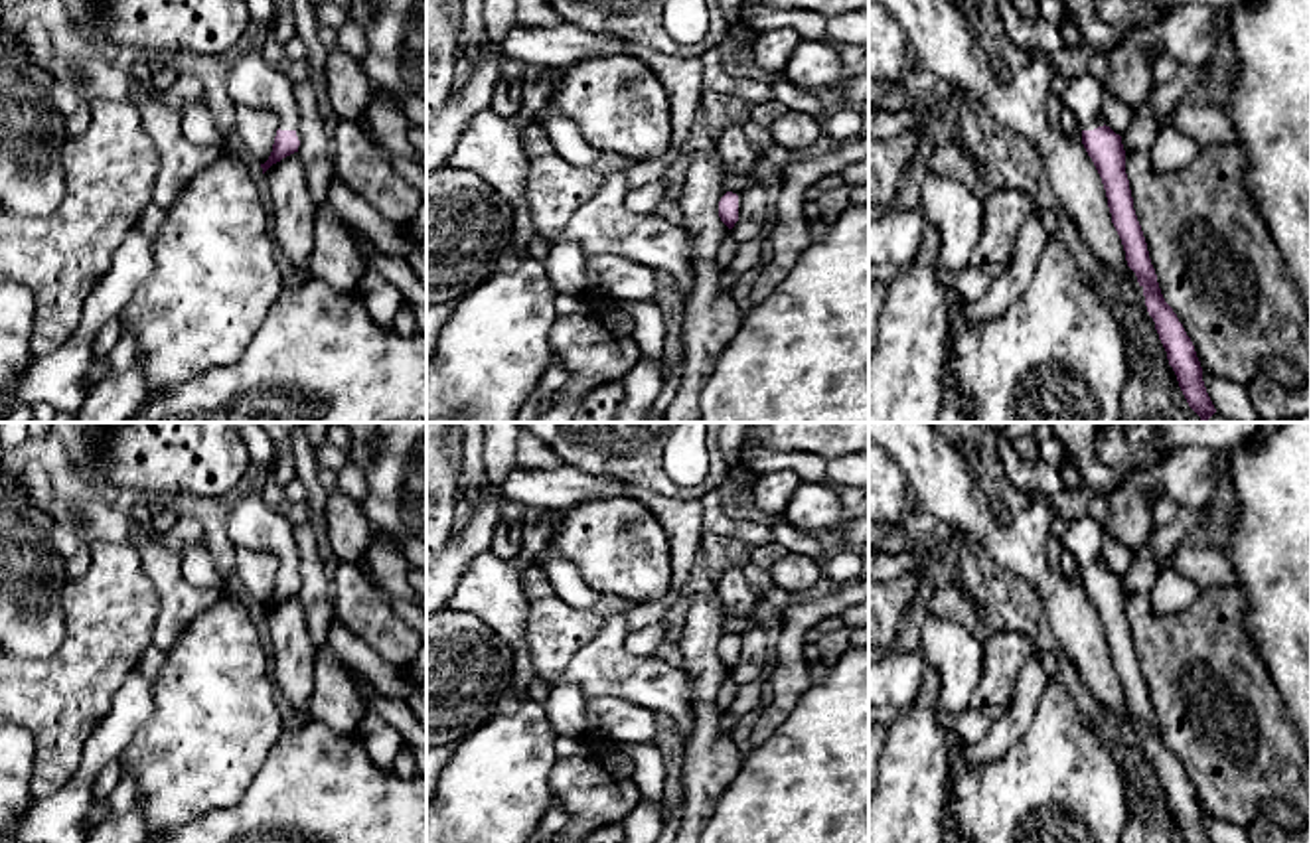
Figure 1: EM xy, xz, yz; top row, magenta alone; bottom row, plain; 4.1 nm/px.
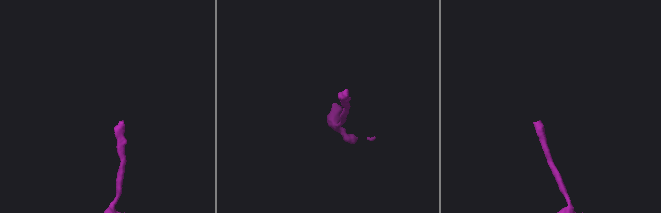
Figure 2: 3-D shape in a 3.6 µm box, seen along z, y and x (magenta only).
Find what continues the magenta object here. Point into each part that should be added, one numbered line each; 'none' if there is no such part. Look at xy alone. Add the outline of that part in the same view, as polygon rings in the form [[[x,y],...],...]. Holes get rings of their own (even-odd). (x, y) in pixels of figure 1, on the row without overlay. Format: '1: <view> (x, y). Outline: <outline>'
1: xy (251, 524). Outline: [[[251,492],[227,509],[227,539],[231,549],[269,551],[278,559],[280,573],[296,573],[294,525],[269,507],[261,494]]]

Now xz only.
none

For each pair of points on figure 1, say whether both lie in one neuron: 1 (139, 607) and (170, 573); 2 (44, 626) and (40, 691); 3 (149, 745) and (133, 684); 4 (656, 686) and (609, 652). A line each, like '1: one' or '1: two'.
1: two
2: two
3: two
4: one

